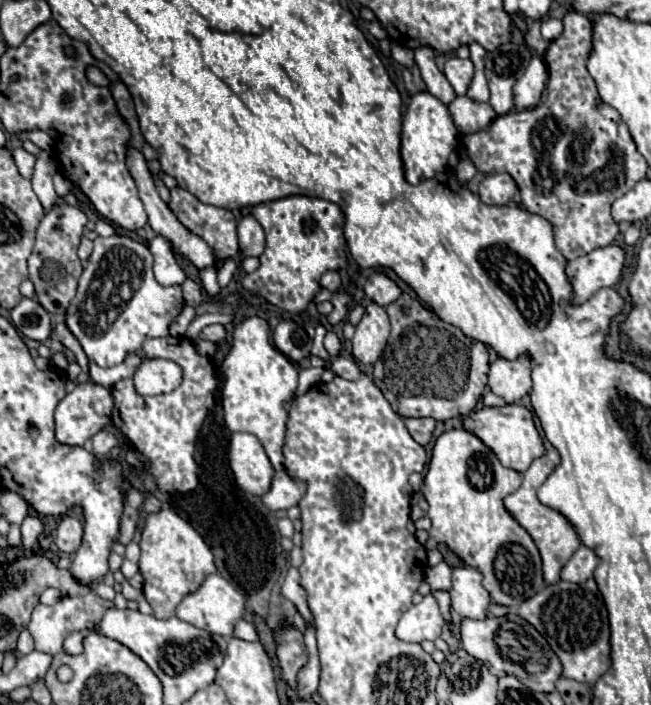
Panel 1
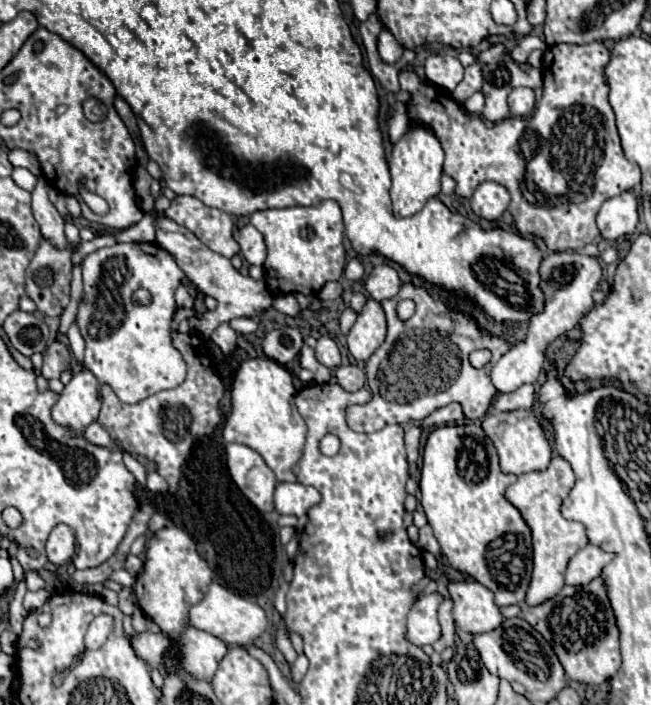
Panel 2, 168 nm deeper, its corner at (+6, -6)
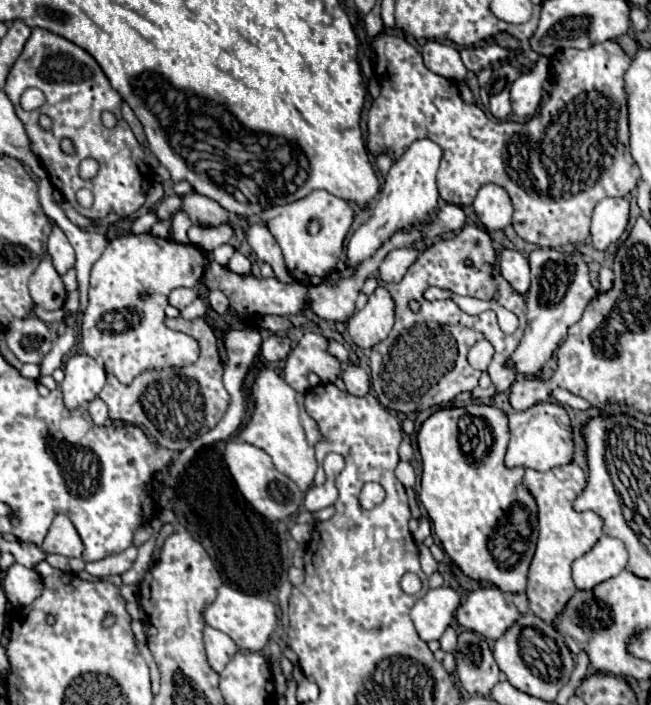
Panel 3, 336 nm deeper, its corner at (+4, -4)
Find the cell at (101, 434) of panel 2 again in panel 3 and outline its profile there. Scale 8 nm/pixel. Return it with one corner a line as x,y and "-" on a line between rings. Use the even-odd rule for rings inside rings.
96,397
96,399
90,401
88,413
90,413
90,417
92,417
92,421
96,425
106,425
106,421
108,421
108,407
104,405
104,401
100,397

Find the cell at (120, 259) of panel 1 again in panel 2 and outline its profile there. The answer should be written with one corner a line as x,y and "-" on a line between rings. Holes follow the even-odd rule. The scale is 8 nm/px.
116,243
112,247
98,249
90,253
82,261
82,275
84,275
84,297
78,305
76,325
86,341
86,355
84,367
90,369
100,383
106,383
114,389
120,401
124,403
140,403
142,399
156,395
164,389
178,387
186,377
186,365
180,353
172,347
172,317
176,313
174,291
180,285
184,273
176,265
174,257
154,243
-
138,289
146,289
152,295
152,303
136,305
132,301
132,293

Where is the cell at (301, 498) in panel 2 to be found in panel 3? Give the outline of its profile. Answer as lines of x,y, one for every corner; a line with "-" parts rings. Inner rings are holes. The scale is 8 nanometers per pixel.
328,479
322,487
310,487
306,491
304,509
306,511
320,511
320,509
330,507
334,503
336,503
336,487
334,487
334,481

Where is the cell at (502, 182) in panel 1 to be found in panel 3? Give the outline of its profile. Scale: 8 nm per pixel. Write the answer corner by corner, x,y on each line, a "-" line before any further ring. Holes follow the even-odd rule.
482,185
472,207
488,231
498,231
512,223
512,203
500,185

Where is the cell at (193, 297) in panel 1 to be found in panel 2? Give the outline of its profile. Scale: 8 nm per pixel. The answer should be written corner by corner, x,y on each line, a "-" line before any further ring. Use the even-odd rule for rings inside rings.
180,285
180,287
176,289
176,305
178,305
178,307
186,307
186,309
192,309
192,307
194,307
194,299
190,297
190,293
186,291
184,285

